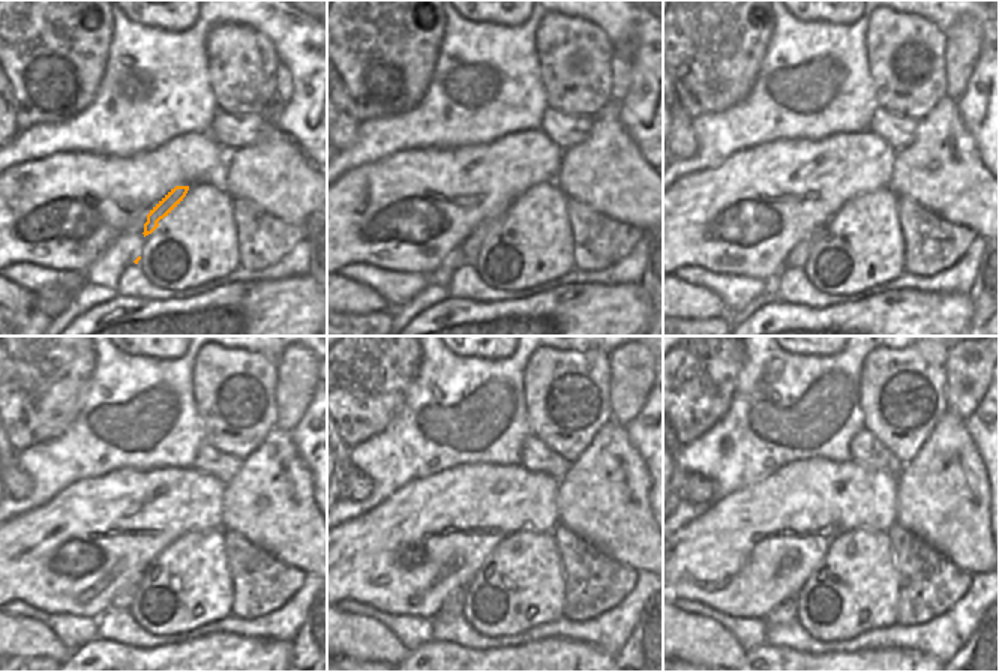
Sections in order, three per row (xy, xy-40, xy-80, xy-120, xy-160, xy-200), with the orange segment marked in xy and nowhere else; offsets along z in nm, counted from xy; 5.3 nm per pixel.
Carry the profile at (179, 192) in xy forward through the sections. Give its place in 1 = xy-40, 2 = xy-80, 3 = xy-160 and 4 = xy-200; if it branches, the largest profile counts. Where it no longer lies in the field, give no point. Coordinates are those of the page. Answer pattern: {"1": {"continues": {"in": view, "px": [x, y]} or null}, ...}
{"1": {"continues": {"in": "xy-40", "px": [471, 248]}}, "2": {"continues": {"in": "xy-80", "px": [798, 257]}}, "3": {"continues": {"in": "xy-160", "px": [453, 605]}}, "4": {"continues": {"in": "xy-200", "px": [786, 612]}}}

